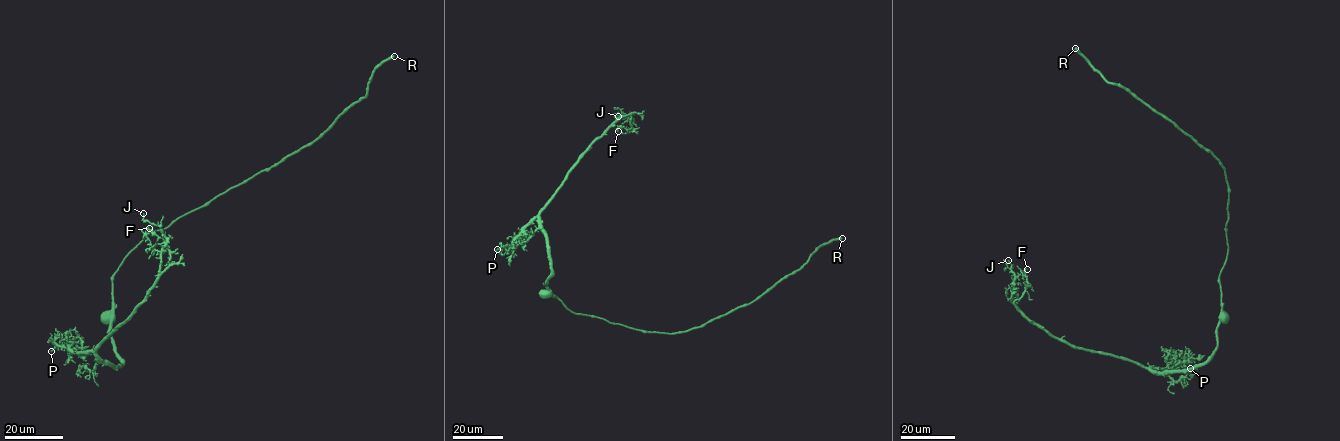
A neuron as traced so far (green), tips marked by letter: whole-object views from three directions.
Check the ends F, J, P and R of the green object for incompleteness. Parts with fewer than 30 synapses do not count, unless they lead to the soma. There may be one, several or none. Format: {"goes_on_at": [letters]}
{"goes_on_at": ["R"]}

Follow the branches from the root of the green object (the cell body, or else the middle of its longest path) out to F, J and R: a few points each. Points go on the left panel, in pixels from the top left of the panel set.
F: (108, 318), (121, 362), (115, 366), (97, 355), (99, 343), (126, 321), (170, 263), (164, 240), (149, 228)
J: (108, 318), (121, 362), (115, 366), (96, 351), (145, 298), (158, 277), (167, 242), (143, 213)
R: (108, 318), (113, 274), (125, 256), (152, 232), (316, 141), (365, 97), (374, 70), (394, 56)

